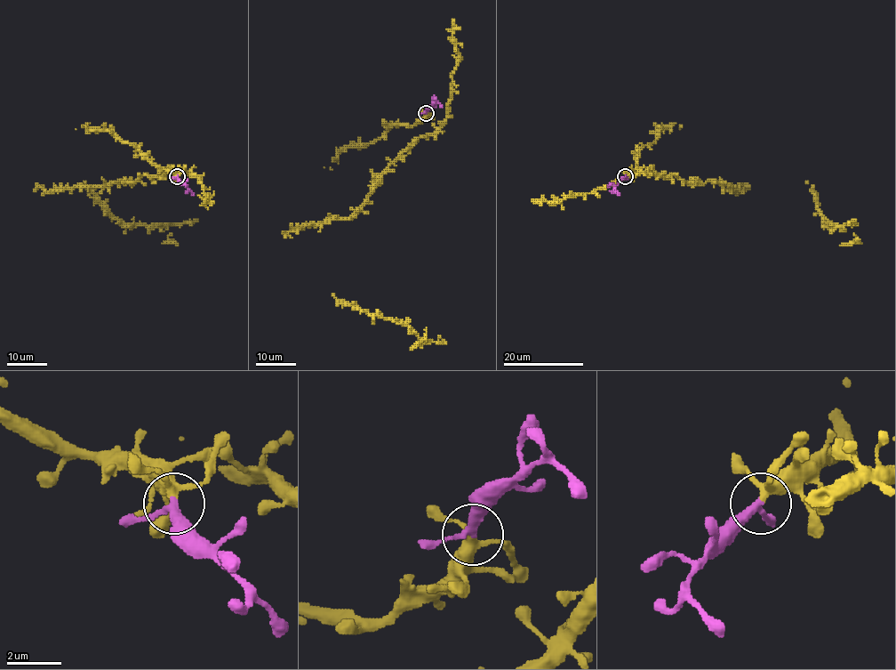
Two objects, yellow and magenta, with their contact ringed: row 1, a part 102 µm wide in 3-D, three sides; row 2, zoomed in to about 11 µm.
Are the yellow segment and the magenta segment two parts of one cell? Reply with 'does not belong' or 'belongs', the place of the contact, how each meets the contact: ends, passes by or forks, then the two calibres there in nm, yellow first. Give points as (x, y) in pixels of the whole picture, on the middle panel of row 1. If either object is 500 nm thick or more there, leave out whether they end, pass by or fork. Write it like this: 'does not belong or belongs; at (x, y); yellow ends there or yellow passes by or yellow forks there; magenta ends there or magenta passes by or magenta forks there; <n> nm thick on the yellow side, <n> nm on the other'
belongs; at (426, 113); yellow forks there; magenta passes by; 240 nm thick on the yellow side, 280 nm on the other

